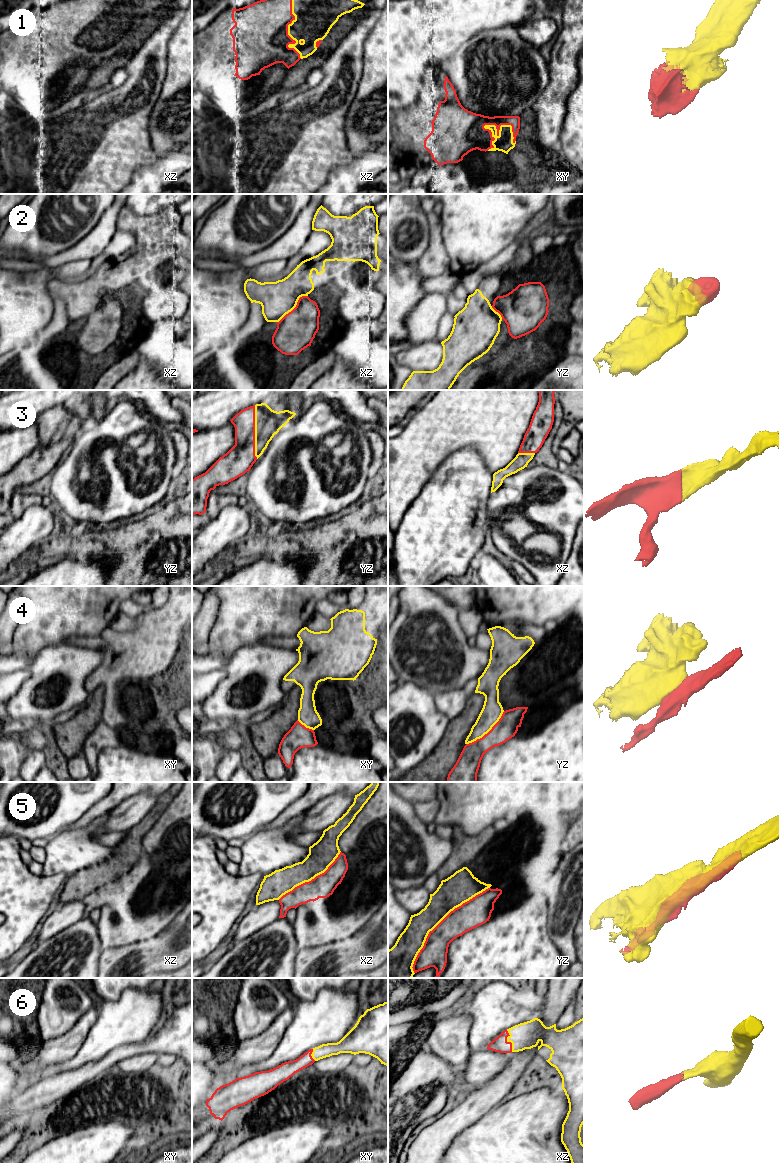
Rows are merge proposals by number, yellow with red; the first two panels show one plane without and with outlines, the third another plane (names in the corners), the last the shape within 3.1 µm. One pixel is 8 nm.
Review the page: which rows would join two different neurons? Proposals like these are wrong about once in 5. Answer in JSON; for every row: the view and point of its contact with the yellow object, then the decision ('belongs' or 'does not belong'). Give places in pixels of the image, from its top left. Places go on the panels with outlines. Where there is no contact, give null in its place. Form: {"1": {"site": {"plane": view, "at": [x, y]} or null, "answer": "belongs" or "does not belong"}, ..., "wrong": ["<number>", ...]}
{"1": {"site": {"plane": "xy", "at": [484, 126]}, "answer": "belongs"}, "2": {"site": {"plane": "xz", "at": [294, 307]}, "answer": "belongs"}, "3": {"site": {"plane": "yz", "at": [255, 432]}, "answer": "belongs"}, "4": {"site": {"plane": "yz", "at": [487, 732]}, "answer": "belongs"}, "5": {"site": {"plane": "yz", "at": [438, 923]}, "answer": "does not belong"}, "6": {"site": {"plane": "xz", "at": [508, 1041]}, "answer": "belongs"}, "wrong": ["5"]}

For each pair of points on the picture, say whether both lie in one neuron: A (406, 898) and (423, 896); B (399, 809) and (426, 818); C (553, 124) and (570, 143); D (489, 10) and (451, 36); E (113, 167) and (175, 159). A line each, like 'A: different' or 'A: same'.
A: same
B: different
C: different
D: same
E: different

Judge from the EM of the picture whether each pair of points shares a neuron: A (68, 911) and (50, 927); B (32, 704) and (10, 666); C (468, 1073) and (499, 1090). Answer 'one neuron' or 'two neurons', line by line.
A: one neuron
B: one neuron
C: two neurons

